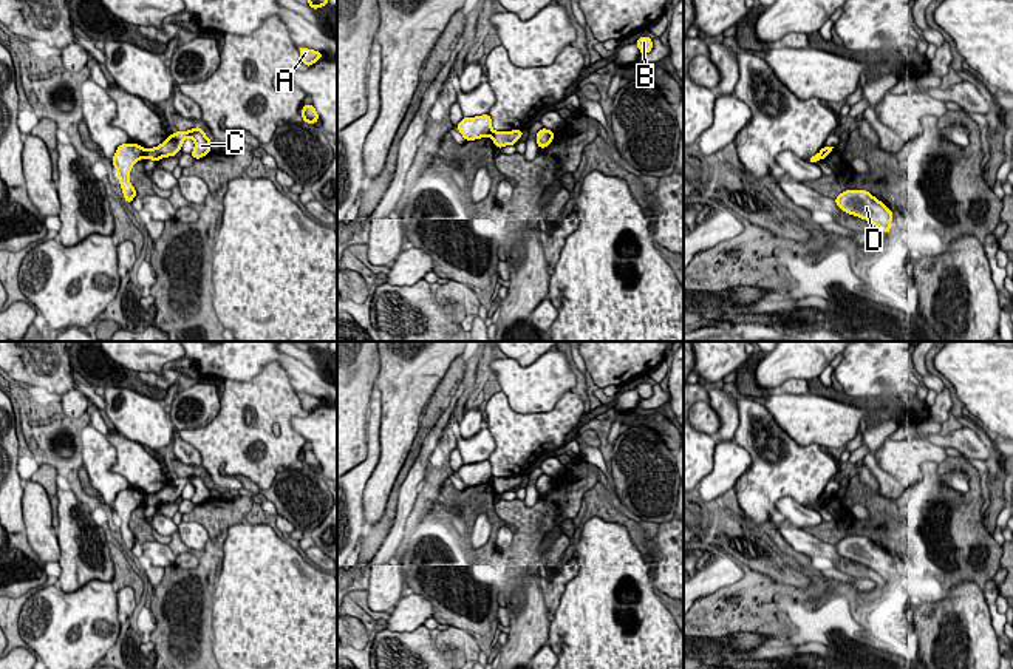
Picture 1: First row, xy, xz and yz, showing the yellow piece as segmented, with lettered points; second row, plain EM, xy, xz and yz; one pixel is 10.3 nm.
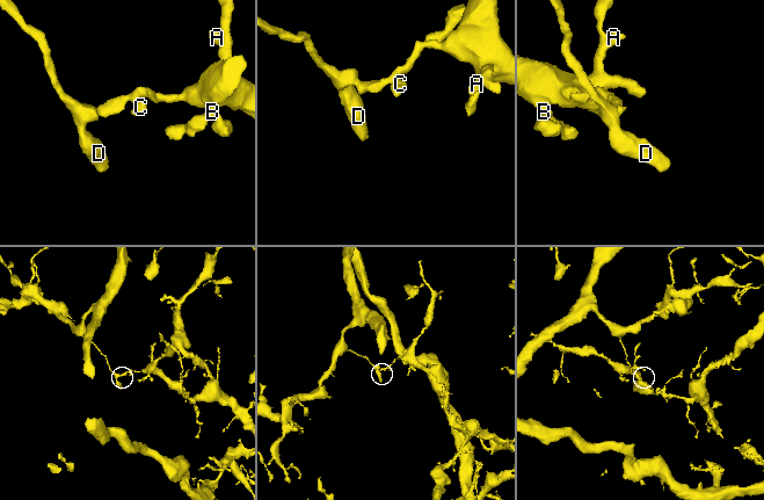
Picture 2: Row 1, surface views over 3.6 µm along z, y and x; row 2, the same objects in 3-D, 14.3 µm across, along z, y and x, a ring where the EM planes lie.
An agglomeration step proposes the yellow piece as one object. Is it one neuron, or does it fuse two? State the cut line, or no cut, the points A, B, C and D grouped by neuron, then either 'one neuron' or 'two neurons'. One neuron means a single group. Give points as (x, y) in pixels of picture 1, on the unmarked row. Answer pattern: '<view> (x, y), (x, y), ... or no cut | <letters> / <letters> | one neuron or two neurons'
xy (146, 495), (143, 502) | A B C / D | two neurons

